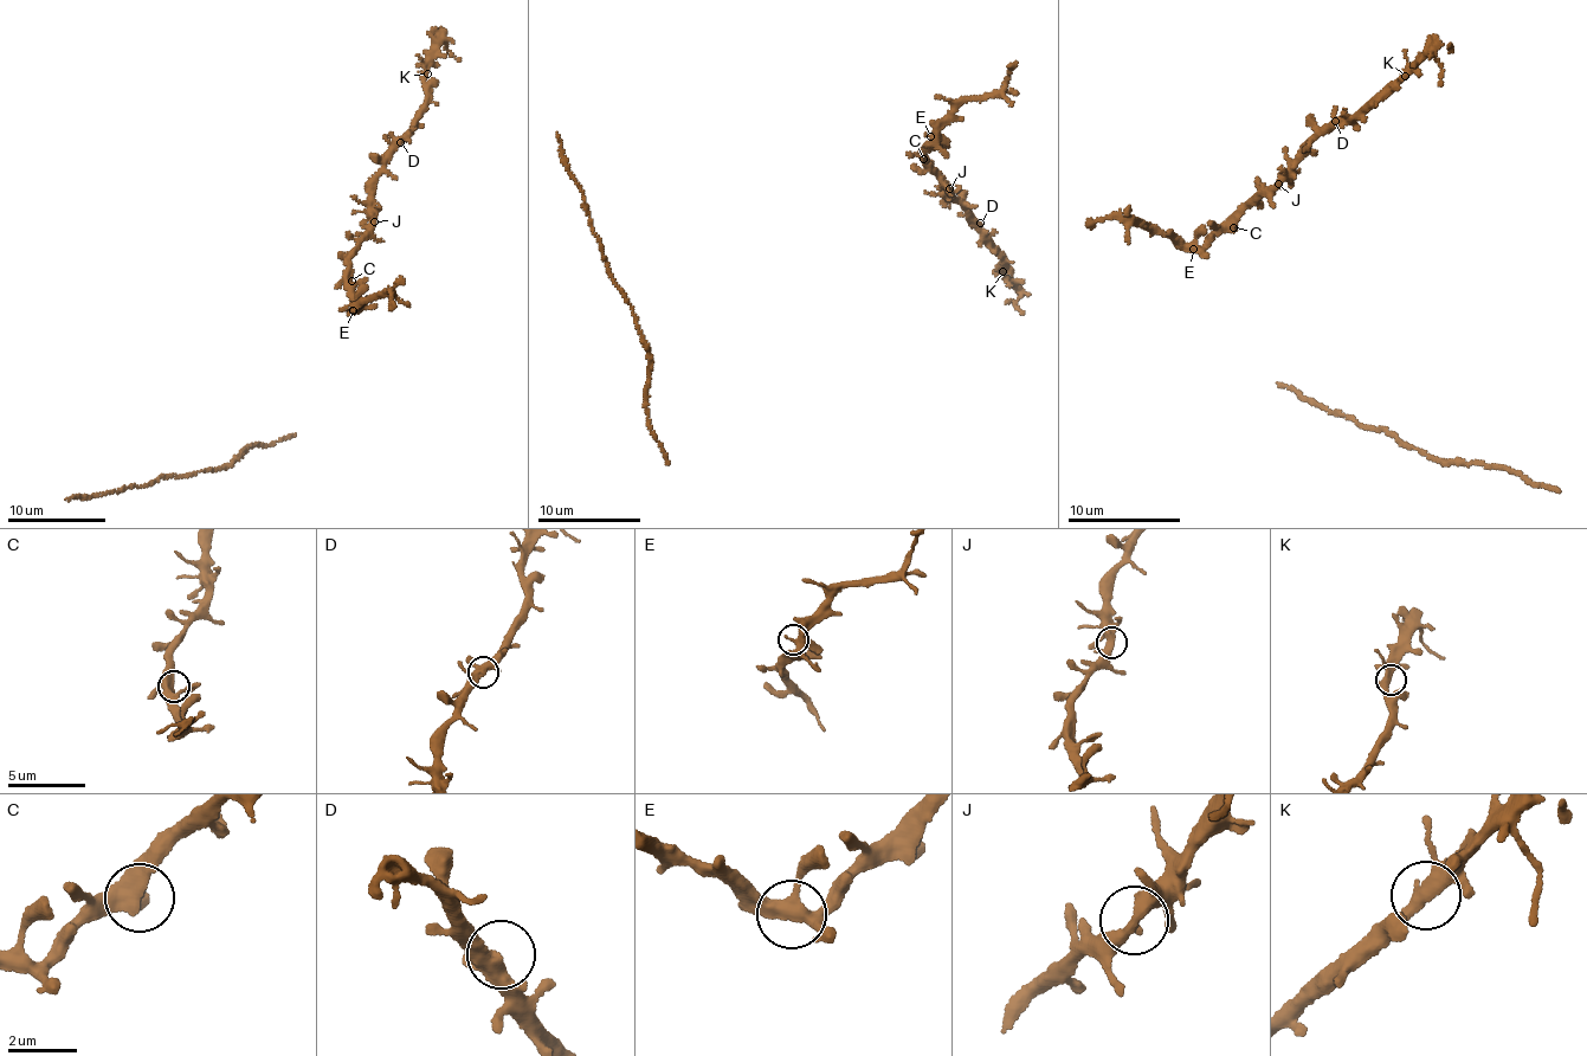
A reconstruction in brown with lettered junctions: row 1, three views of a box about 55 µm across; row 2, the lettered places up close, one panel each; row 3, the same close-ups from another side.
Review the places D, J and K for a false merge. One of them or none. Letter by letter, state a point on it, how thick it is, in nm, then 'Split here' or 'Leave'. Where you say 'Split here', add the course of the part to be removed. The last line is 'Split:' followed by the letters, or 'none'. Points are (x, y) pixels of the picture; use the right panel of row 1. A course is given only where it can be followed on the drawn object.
D: Place: (1335, 121). Thickness 360 nm. Leave
J: Place: (1278, 184). Thickness 360 nm. Leave
K: Place: (1405, 76). Thickness 320 nm. Leave
Split: none

